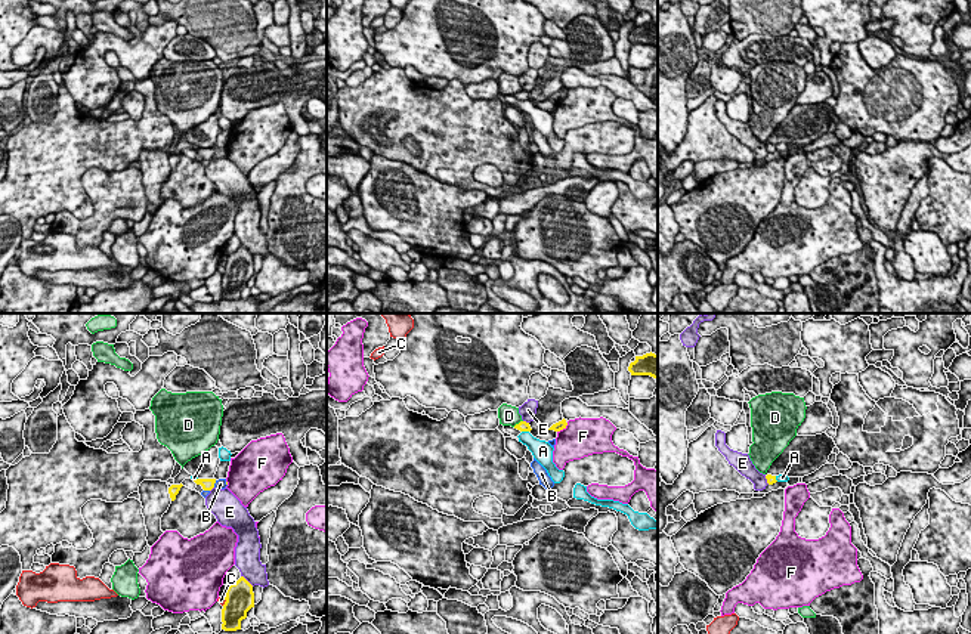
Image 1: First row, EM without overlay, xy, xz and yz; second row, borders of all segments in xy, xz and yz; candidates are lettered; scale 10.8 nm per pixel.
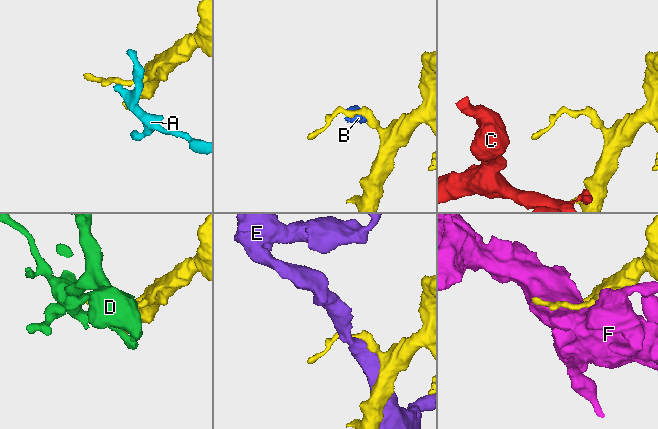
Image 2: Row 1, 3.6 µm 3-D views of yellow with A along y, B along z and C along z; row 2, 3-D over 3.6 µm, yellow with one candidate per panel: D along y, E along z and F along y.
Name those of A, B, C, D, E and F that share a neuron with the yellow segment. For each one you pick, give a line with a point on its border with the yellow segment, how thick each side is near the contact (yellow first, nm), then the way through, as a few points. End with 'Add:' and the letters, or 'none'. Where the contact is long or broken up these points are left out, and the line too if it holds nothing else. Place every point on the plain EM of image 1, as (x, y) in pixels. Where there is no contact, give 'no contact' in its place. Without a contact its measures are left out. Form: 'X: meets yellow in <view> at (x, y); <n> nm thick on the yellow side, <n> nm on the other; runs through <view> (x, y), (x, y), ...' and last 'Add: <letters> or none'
Add: none

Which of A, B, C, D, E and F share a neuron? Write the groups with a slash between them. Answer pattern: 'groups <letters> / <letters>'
groups A / B / C / D / E / F

